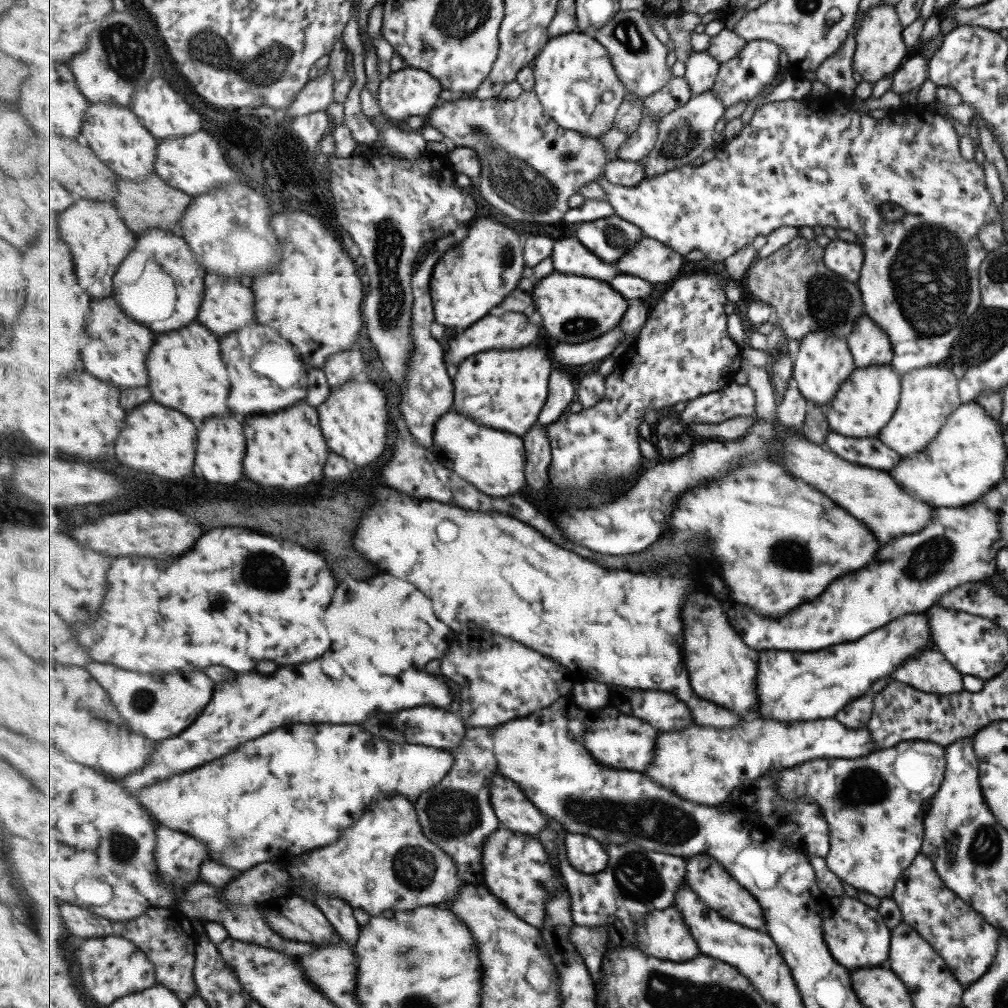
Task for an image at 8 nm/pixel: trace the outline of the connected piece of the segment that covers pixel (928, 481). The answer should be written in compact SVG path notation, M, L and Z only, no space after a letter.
M961 403L941 424L941 429L934 440L921 452L902 458L899 464L889 470L889 476L905 488L909 494L915 494L928 506L963 507L980 500L999 480L1004 478L1005 437L998 421L992 419L979 403Z

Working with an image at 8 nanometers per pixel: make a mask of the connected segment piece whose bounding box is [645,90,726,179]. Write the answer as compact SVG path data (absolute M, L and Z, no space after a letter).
M711 90L701 95L693 95L685 106L664 116L660 121L657 144L647 157L645 179L655 178L675 168L691 165L691 162L697 160L709 146L714 146L717 124L722 121L725 109L721 96L715 95Z

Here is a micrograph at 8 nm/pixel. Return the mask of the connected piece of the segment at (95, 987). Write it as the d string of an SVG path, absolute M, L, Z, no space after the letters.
M93 938L81 944L81 950L73 950L79 956L83 984L89 994L101 1004L113 1004L117 998L135 994L156 986L156 968L147 954L125 938Z

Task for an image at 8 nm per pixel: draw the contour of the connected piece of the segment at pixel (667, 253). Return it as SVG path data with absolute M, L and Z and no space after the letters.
M641 238L633 250L618 260L616 268L652 283L669 283L679 276L685 255L655 238Z

